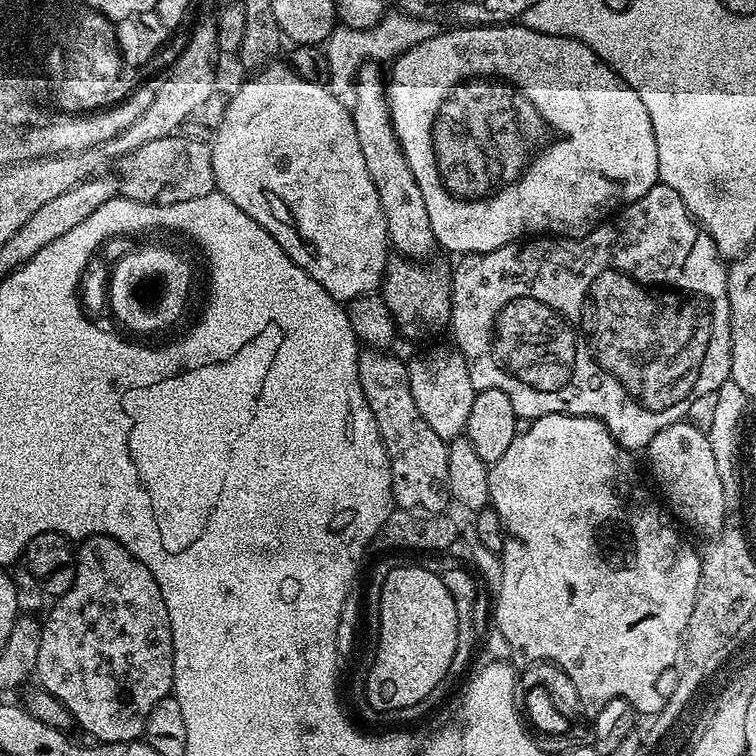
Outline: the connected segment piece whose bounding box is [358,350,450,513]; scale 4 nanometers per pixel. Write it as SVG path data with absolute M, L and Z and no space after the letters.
M384 350L361 351L358 378L388 455L395 507L443 513L444 507L450 504L449 445L426 424L425 418L418 412L411 394L408 364L388 355L392 354Z

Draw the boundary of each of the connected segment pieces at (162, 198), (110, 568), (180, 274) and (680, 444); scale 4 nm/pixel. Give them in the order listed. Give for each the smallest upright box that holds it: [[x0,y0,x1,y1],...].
[[119,134,215,204],[35,536,174,744],[108,244,192,332],[646,422,726,538]]

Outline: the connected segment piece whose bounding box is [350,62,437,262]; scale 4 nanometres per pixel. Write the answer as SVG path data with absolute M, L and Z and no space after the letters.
M368 62L361 67L351 89L350 111L352 121L358 130L358 142L362 142L362 158L366 158L366 170L370 170L370 178L378 190L378 198L382 206L382 214L386 218L386 230L388 231L388 242L393 253L407 258L412 262L420 262L432 252L432 248L437 247L434 238L434 230L430 226L430 214L426 214L426 198L422 198L422 190L418 190L418 182L406 162L404 152L400 148L400 143L396 137L396 132L392 129L392 113L390 111L390 101L386 95L386 84L380 80L380 72L375 63Z

